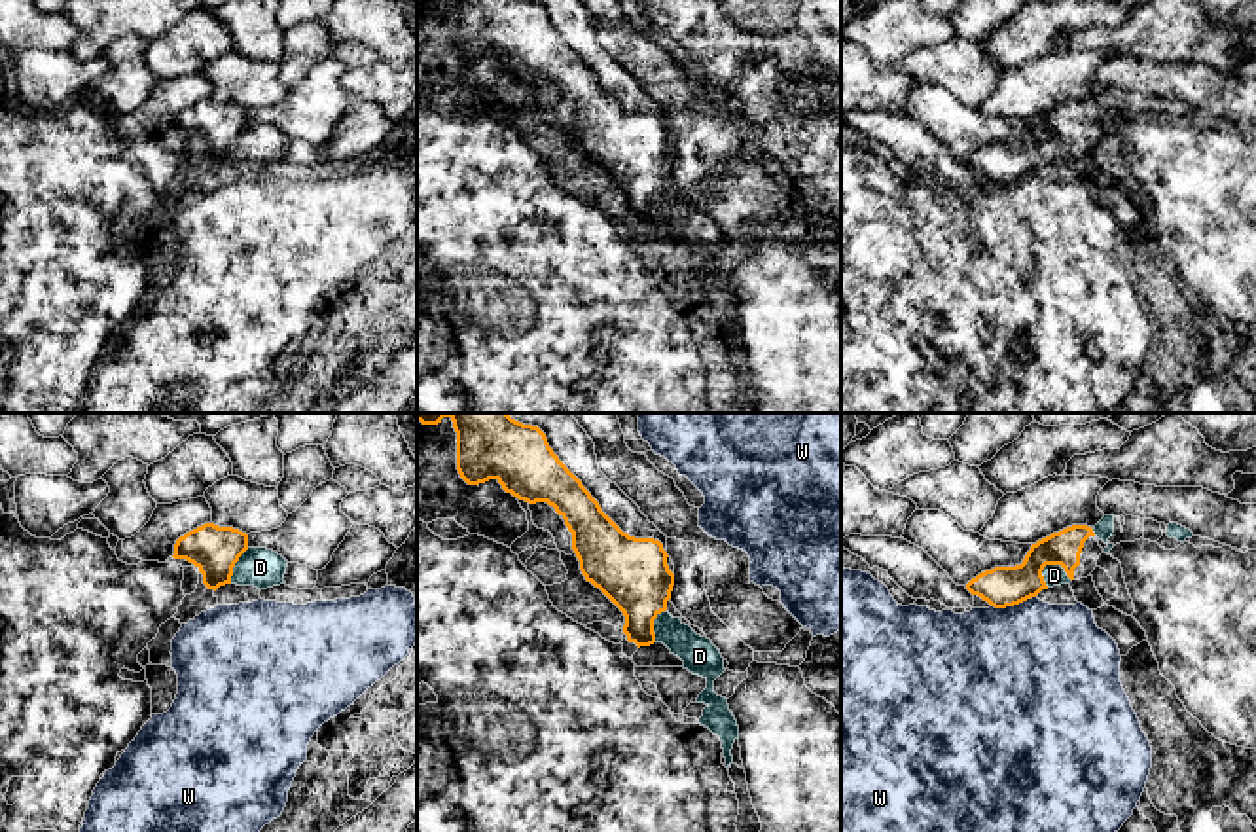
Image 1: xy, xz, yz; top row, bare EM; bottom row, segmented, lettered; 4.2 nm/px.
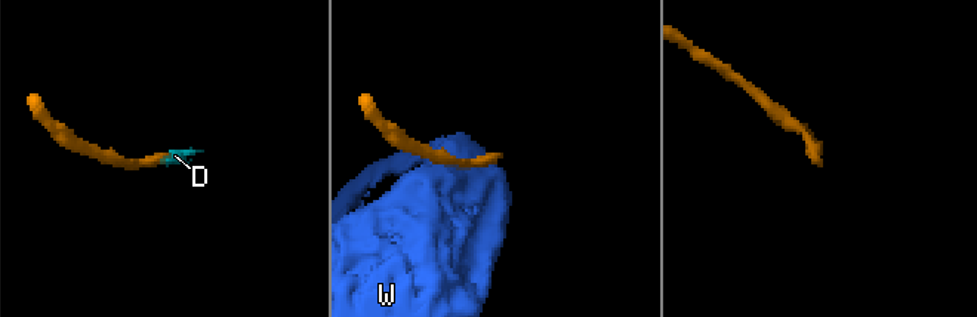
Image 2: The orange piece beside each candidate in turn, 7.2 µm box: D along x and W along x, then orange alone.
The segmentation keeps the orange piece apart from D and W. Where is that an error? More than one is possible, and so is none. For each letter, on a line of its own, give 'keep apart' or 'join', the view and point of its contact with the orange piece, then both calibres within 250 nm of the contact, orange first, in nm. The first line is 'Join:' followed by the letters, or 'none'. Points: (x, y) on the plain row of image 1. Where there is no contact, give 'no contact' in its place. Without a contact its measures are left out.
Join: D
D: join; contact yz (1058, 139); calibres 180 and 100 nm
W: keep apart; contact yz (1010, 180); calibres 180 and 500 nm

